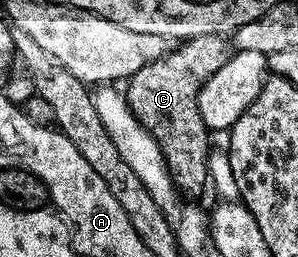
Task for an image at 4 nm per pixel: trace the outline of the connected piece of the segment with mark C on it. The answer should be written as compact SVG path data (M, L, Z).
M224 35L194 36L178 46L170 47L169 53L155 62L147 62L143 70L129 77L124 98L135 118L151 134L162 151L166 166L173 176L174 186L185 198L199 198L210 187L208 158L211 151L210 133L199 114L197 95L223 62L231 55L231 44Z

